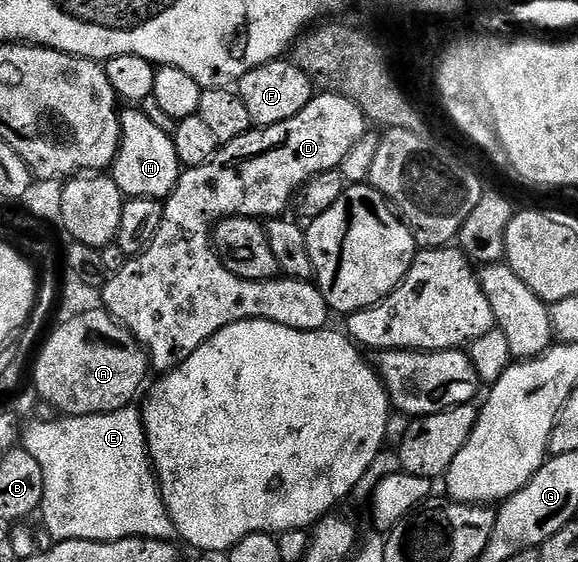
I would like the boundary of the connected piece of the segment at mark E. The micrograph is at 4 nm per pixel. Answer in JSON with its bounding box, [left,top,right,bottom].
[21,407,176,542]

